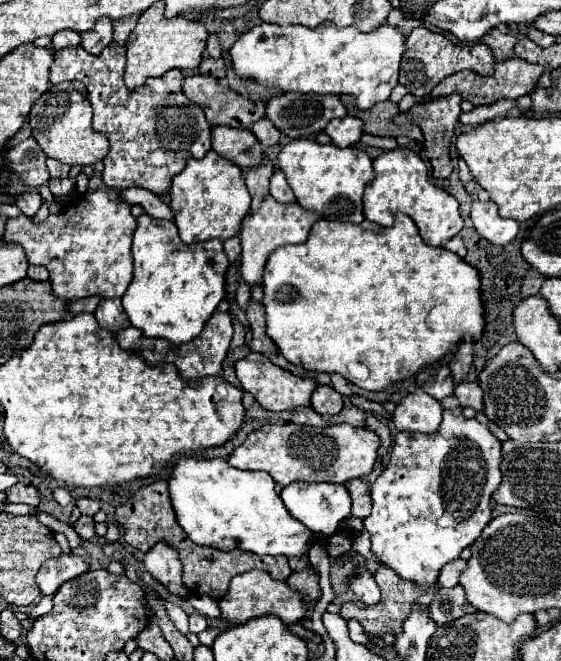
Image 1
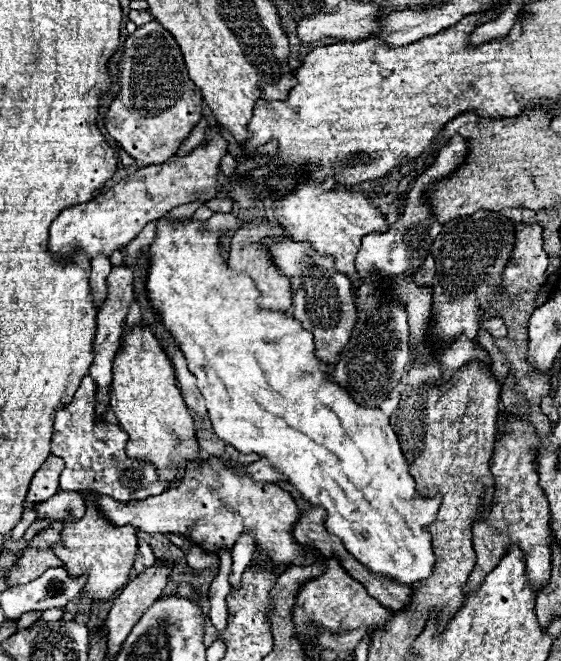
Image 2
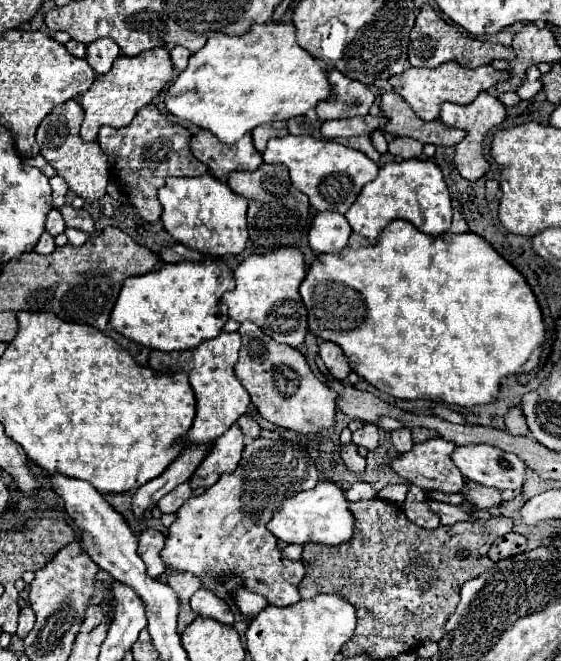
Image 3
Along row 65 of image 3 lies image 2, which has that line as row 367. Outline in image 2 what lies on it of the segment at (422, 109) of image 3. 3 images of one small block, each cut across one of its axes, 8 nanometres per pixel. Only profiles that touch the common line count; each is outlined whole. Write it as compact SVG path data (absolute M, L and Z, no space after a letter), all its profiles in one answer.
M460 336L460 338L454 340L452 344L448 344L438 356L440 356L438 362L440 362L440 366L444 368L442 374L448 376L448 378L456 372L456 368L468 364L468 362L474 360L474 358L476 358L476 360L484 360L486 364L490 364L488 352L486 352L484 348L480 348L478 344L470 342L468 338L464 338L464 336Z

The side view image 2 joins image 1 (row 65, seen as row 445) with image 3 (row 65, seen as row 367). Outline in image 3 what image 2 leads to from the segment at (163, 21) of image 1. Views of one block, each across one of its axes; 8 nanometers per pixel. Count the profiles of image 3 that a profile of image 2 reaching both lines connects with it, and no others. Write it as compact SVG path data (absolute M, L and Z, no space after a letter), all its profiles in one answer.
M152 48L134 58L130 56L116 58L112 70L108 74L96 76L90 90L80 96L80 104L84 108L80 138L84 142L96 142L98 130L102 126L112 126L112 128L128 126L134 120L134 116L144 106L148 106L162 92L162 88L172 80L172 72L174 66L170 62L170 54L166 48Z

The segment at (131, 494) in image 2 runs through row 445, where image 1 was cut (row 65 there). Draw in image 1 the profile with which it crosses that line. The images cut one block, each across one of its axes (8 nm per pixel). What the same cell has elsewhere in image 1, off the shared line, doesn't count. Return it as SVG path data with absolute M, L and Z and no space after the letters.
M110 44L100 56L90 56L82 46L76 46L54 54L50 82L56 85L62 82L62 78L84 82L88 88L88 100L94 108L92 128L110 140L110 154L104 158L102 172L102 180L108 188L124 190L136 186L162 196L170 190L170 180L190 158L194 158L192 146L196 140L196 158L204 158L210 150L212 130L200 106L184 96L184 74L178 68L162 78L148 78L142 88L130 94L124 84L124 46Z

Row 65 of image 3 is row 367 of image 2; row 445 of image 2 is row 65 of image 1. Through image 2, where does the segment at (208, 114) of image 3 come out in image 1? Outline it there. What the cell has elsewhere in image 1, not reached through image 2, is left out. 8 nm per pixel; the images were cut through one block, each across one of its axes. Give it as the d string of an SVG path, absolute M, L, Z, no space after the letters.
M324 22L316 28L308 26L280 26L280 24L258 24L252 30L244 32L234 46L228 50L228 60L234 76L246 86L248 82L256 82L266 88L276 88L278 92L302 92L302 94L354 94L358 96L358 108L368 110L376 102L388 100L392 88L398 84L398 68L400 58L404 54L406 38L394 26L380 26L374 32L362 34L360 30L348 26L336 26L332 22Z

